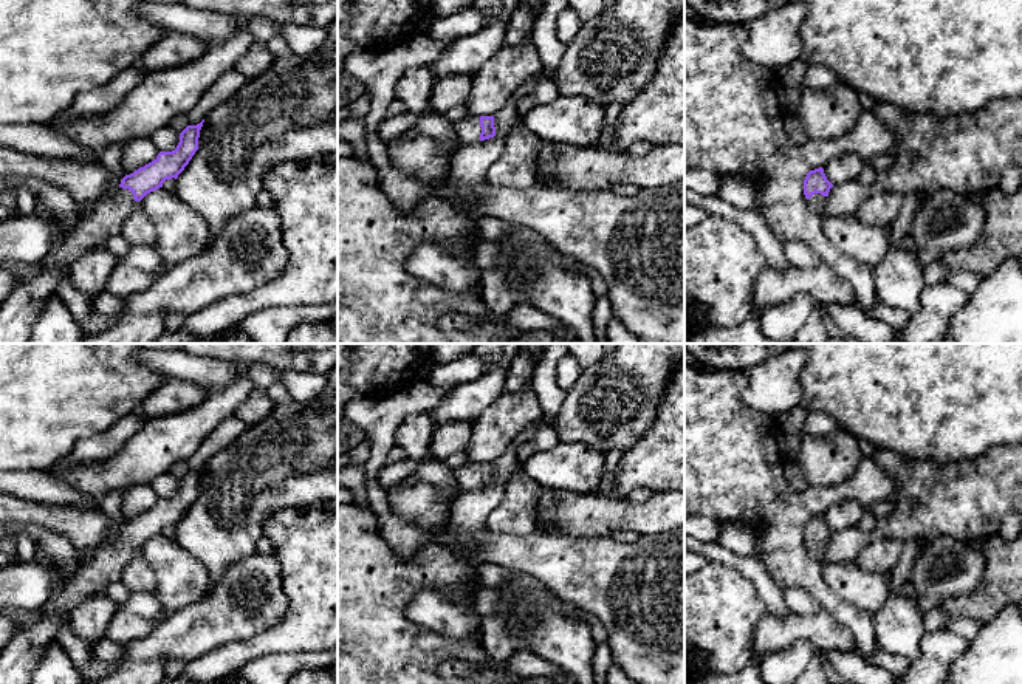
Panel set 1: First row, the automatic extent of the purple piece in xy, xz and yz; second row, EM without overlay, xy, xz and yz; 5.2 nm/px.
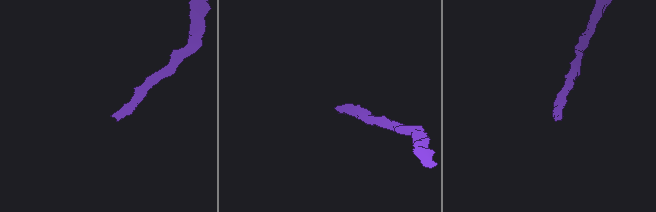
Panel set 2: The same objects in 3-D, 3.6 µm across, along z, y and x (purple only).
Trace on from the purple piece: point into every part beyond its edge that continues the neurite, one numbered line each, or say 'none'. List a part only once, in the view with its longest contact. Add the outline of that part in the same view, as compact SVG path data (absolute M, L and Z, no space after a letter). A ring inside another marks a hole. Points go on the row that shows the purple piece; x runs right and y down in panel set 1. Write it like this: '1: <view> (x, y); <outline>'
1: xy (85, 181); M0 147L0 176L33 176L46 181L71 195L79 204L85 206L81 223L65 234L60 246L37 263L36 271L29 271L14 283L0 308L0 344L28 344L33 325L40 308L56 289L63 277L68 277L71 266L85 254L104 248L110 237L121 234L124 220L133 212L138 201L129 189L118 187L107 198L102 197L110 180L108 170L101 161L79 161L48 158L12 147Z

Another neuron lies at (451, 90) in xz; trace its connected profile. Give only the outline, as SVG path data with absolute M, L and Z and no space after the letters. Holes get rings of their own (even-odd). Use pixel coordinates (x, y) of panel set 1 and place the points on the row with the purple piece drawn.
M448 74L432 84L427 110L444 115L449 108L465 105L472 91L472 76Z

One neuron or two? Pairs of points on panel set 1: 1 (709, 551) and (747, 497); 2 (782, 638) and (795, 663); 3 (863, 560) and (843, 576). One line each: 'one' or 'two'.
1: two
2: two
3: two

